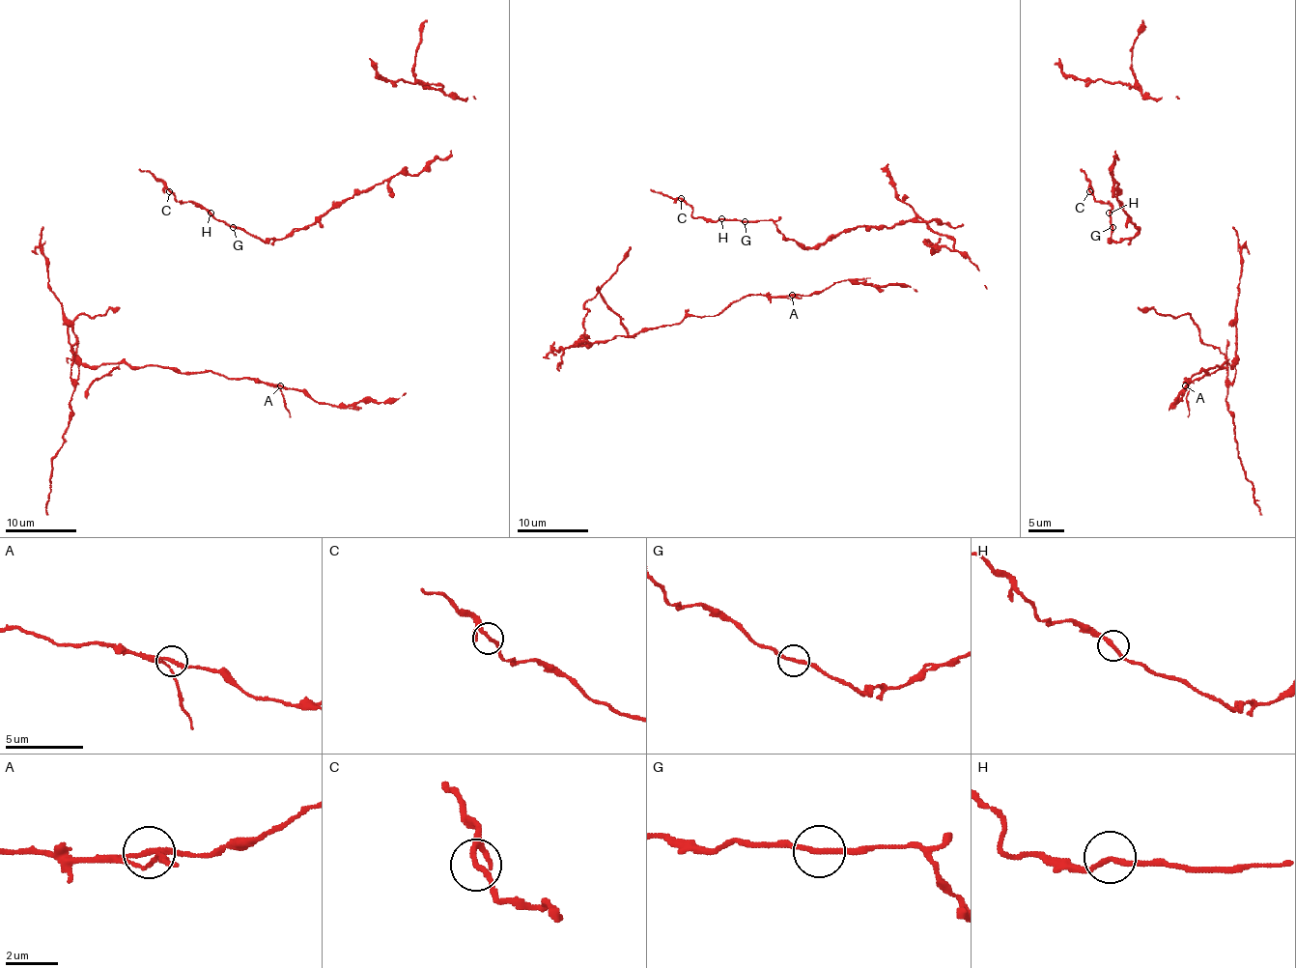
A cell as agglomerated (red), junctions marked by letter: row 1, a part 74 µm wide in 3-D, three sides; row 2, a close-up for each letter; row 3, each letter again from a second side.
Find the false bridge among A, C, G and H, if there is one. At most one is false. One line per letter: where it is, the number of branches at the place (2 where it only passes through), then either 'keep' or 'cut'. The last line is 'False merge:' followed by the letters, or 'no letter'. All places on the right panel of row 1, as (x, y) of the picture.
A: (1185, 385) | 3 | cut
C: (1089, 191) | 3 | keep
G: (1112, 227) | 2 | keep
H: (1109, 213) | 2 | keep
False merge: A

